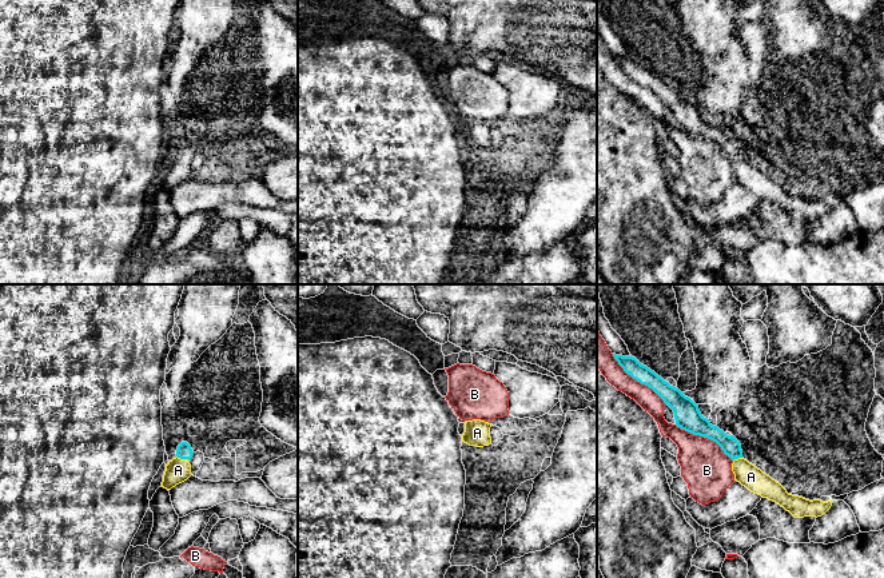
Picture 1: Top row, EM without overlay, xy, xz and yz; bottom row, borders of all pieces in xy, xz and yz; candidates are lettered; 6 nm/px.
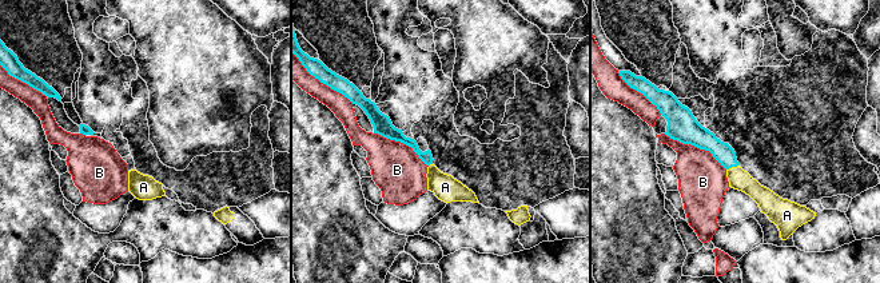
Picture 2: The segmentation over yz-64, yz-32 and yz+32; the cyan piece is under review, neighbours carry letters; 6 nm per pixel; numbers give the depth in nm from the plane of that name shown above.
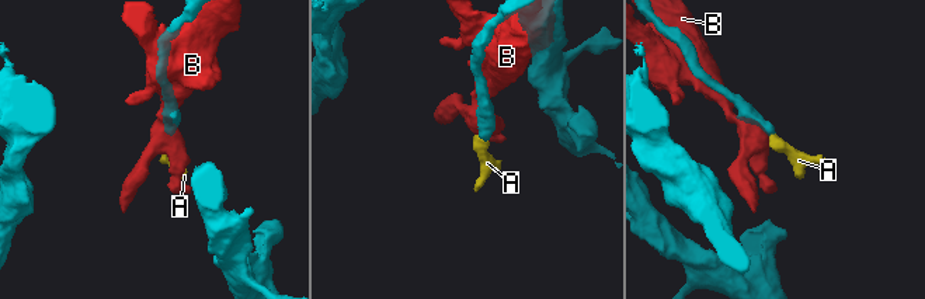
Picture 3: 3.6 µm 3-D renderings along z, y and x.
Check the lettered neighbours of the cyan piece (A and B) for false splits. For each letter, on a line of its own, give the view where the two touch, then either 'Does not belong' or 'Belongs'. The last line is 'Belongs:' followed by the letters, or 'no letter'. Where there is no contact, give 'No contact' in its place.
A: Touches cyan in xy. Belongs
B: Touches cyan in yz. Does not belong
Belongs: A

